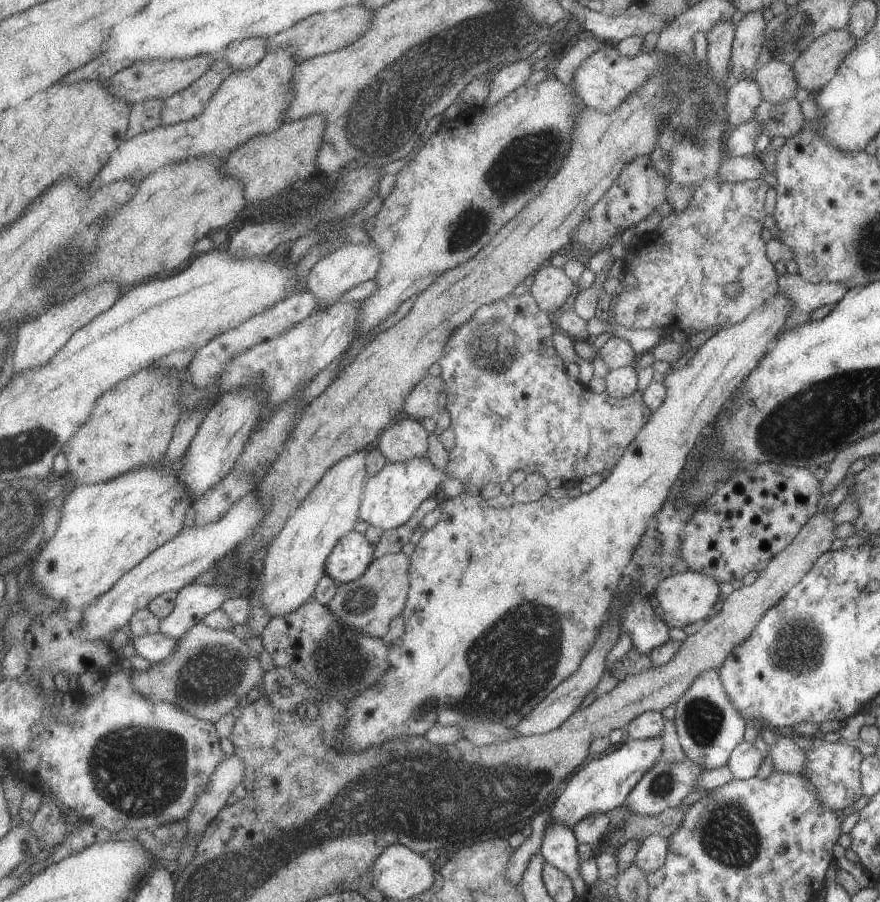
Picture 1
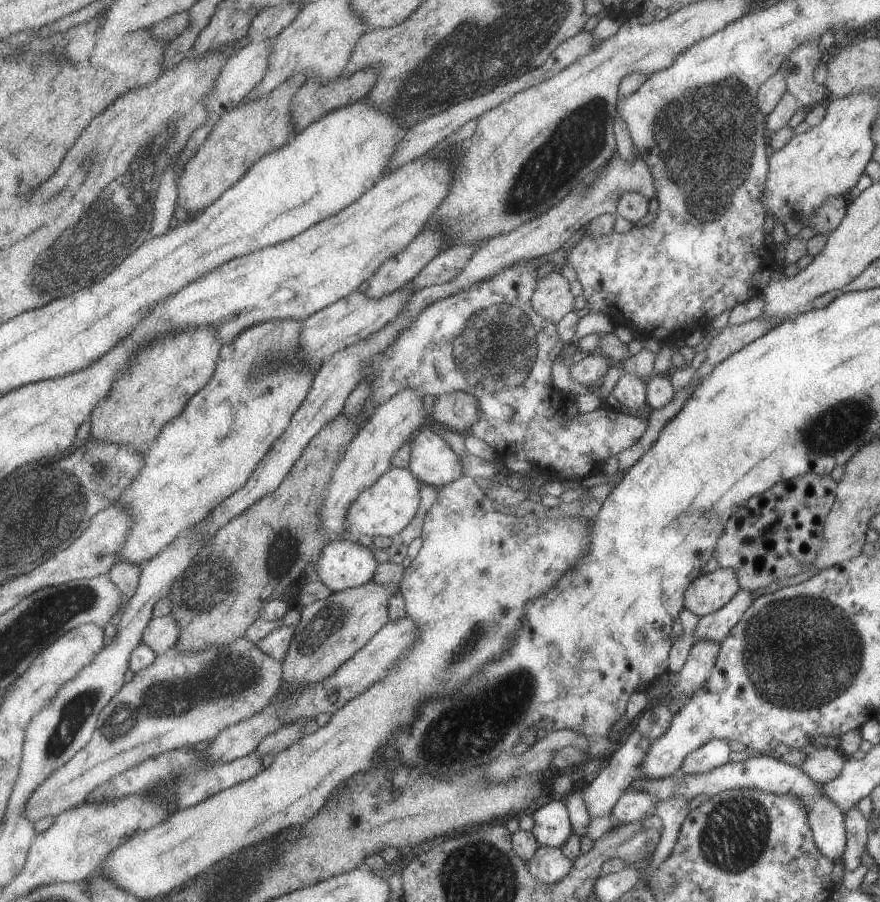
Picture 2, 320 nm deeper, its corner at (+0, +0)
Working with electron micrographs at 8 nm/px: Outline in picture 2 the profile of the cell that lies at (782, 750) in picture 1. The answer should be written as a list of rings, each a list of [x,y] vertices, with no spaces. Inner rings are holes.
[[[808,745],[800,751],[805,754],[805,758],[801,764],[797,765],[797,768],[805,772],[813,782],[825,784],[833,780],[835,776],[839,776],[845,757],[838,750]]]

